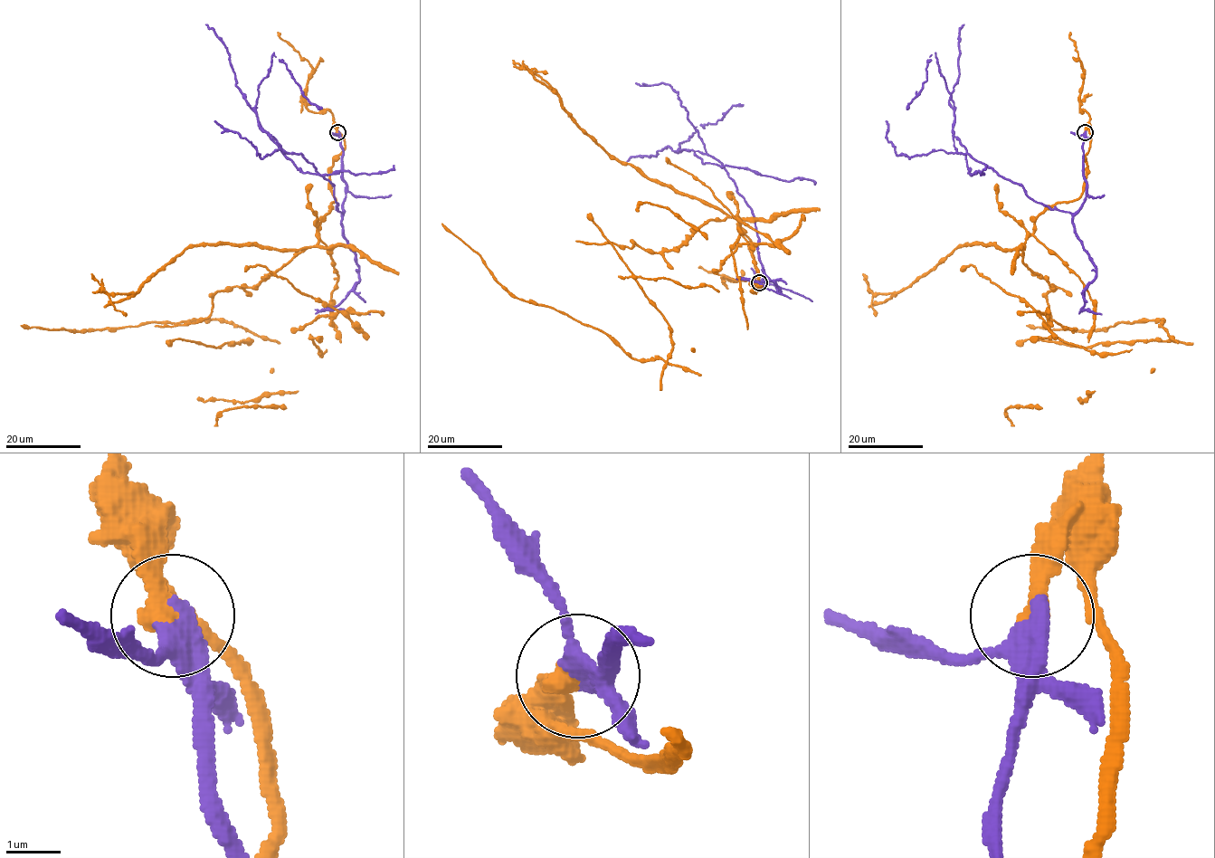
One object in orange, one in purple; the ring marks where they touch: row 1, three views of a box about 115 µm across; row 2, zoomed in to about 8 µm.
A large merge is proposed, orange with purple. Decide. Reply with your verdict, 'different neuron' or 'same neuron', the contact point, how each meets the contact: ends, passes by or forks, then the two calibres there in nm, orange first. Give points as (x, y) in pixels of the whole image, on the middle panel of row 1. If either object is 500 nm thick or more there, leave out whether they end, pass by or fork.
different neuron | (759, 282) | orange ends | purple passes by | 400/360 nm

